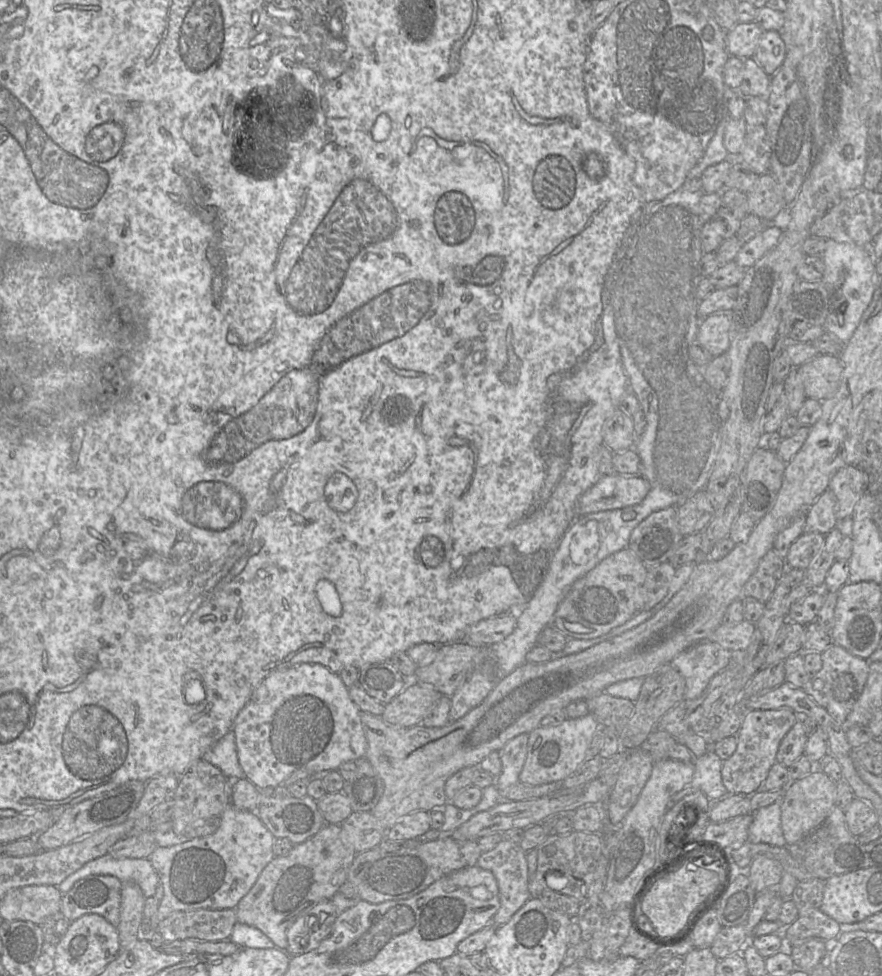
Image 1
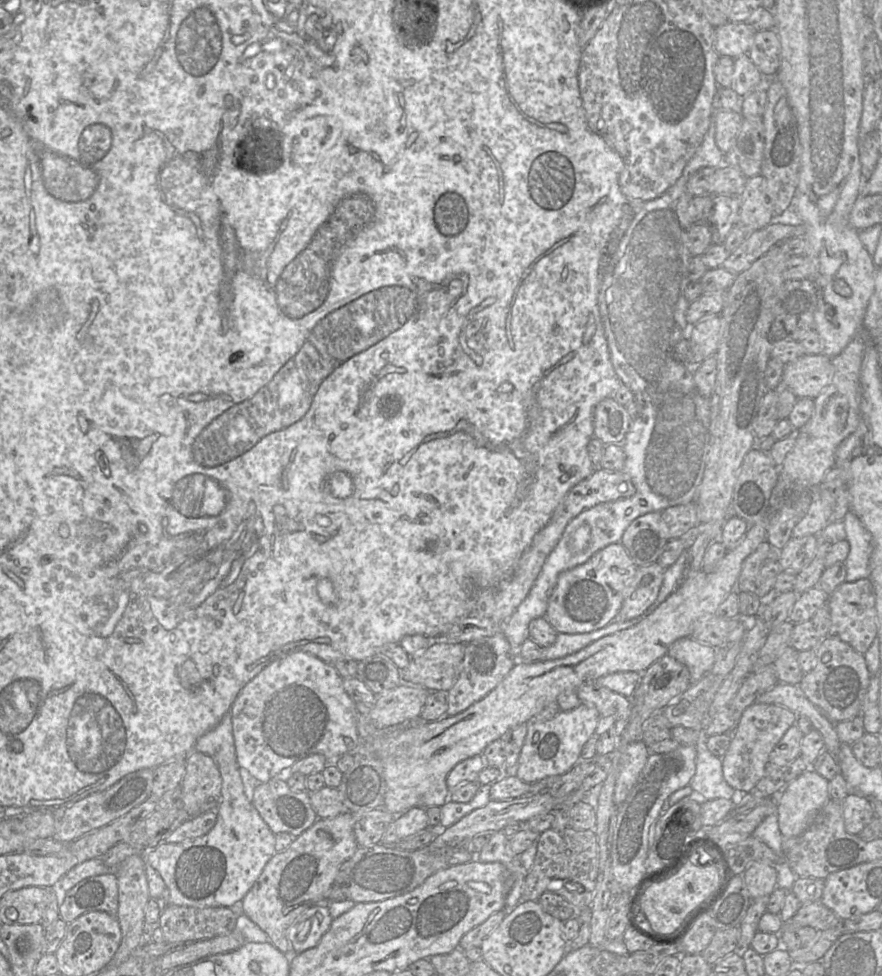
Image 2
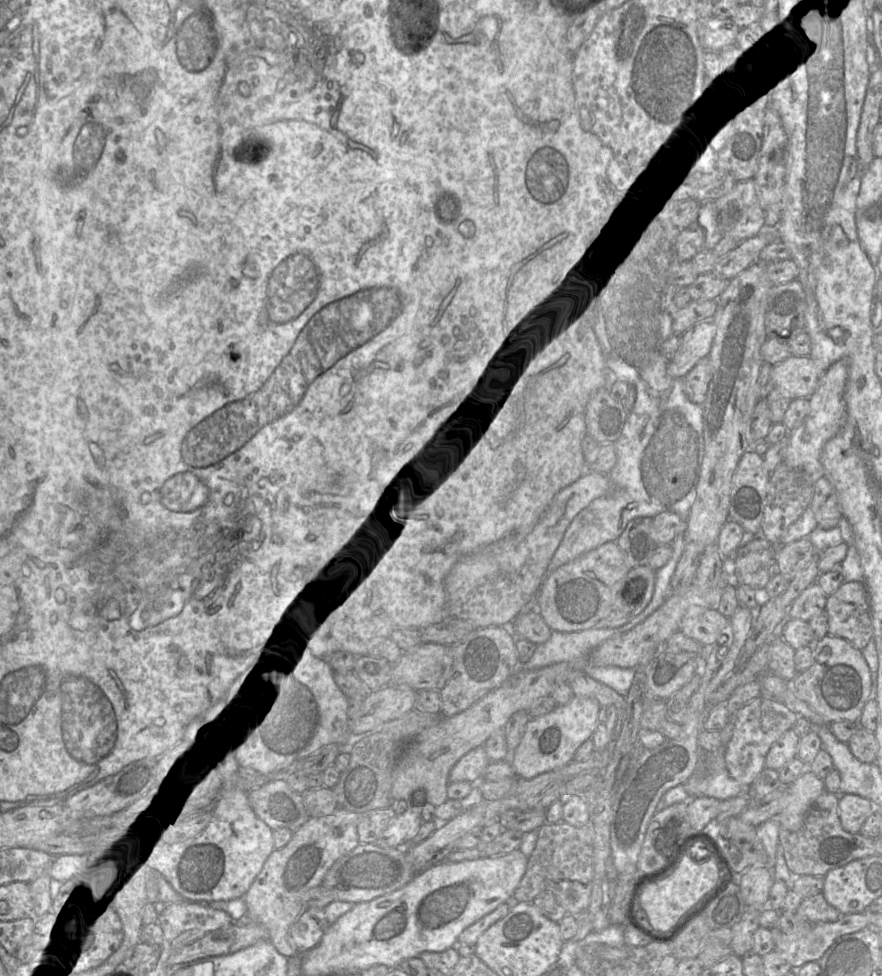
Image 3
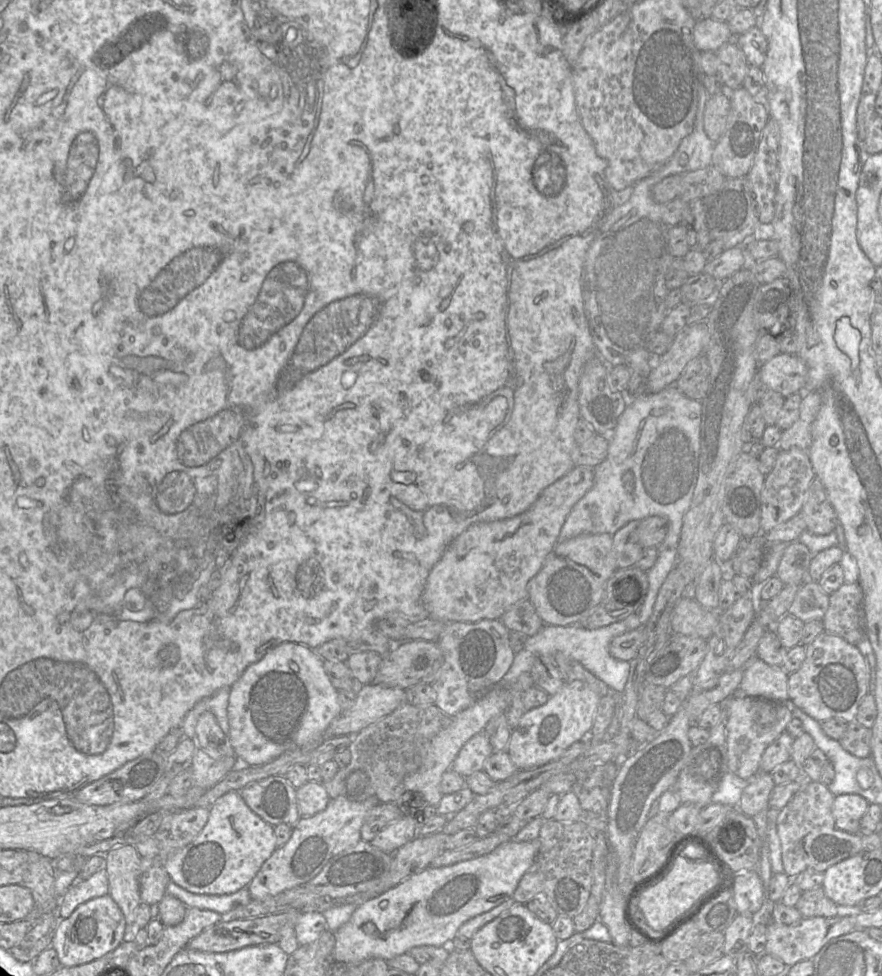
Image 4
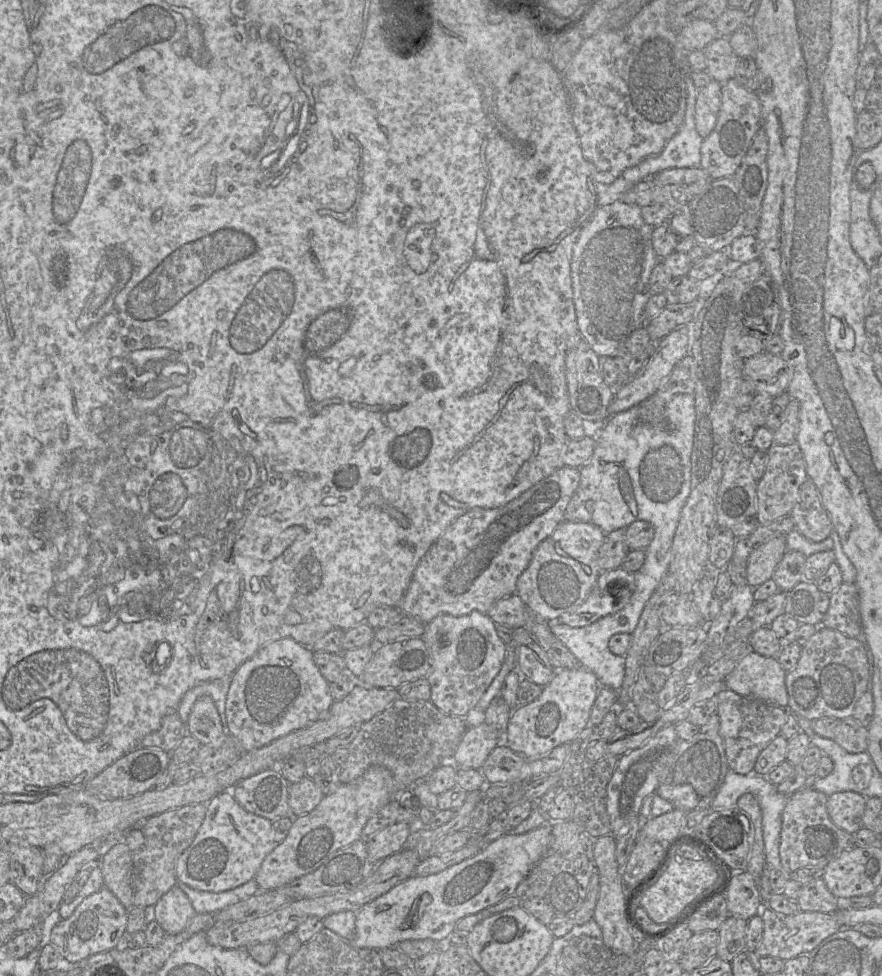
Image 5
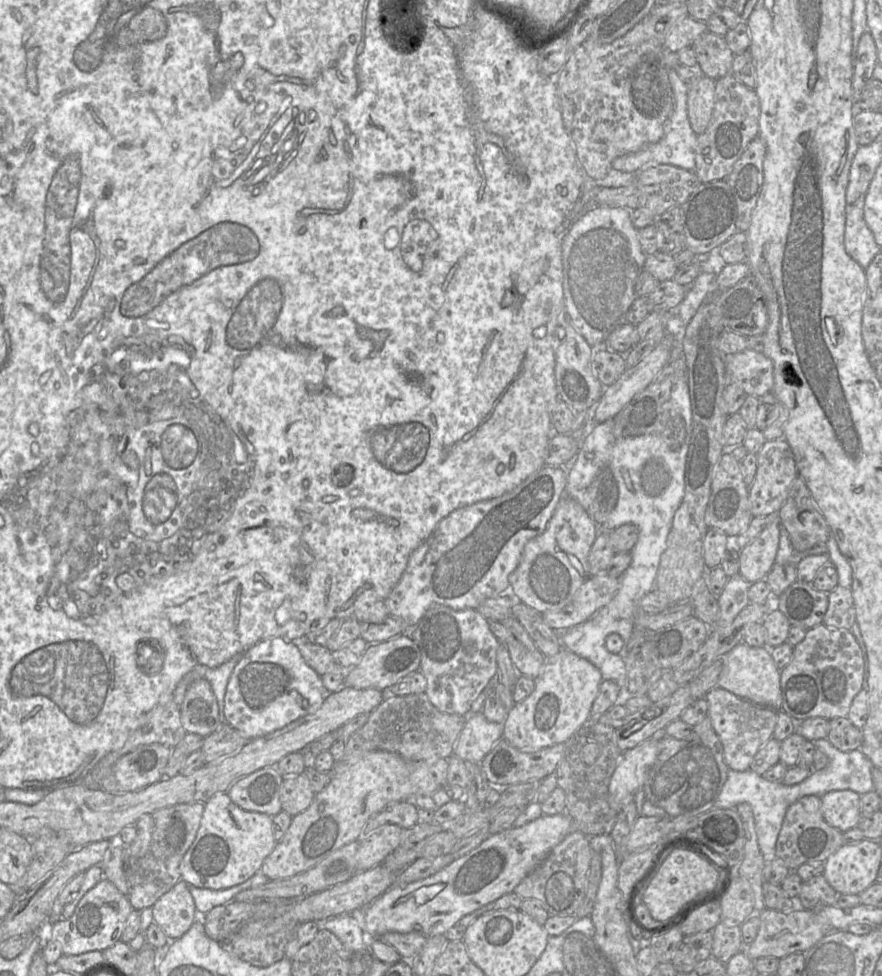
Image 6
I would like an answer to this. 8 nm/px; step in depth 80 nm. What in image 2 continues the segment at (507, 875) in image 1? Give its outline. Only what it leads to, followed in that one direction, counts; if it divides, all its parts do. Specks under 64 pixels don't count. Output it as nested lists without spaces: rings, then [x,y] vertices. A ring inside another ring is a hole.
[[[494,832],[488,843],[475,856],[481,862],[500,862],[507,869],[511,878],[511,888],[505,900],[505,911],[514,909],[522,901],[524,880],[527,871],[523,868],[519,856],[510,846],[509,839],[504,832]]]

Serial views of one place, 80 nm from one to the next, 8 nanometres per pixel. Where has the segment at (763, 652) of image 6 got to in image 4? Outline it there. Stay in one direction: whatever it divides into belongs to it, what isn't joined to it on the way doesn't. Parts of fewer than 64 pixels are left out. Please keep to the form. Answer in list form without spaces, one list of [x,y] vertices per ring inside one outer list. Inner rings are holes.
[[[755,656],[743,669],[739,689],[748,697],[791,703],[788,677],[783,667],[771,666]]]

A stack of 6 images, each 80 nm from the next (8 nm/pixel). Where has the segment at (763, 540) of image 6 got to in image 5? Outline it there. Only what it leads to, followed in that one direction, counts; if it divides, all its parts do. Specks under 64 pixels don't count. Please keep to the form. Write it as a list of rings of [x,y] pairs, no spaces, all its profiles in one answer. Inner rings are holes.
[[[779,536],[755,547],[746,564],[747,584],[758,587],[771,579],[786,553],[785,537]]]

